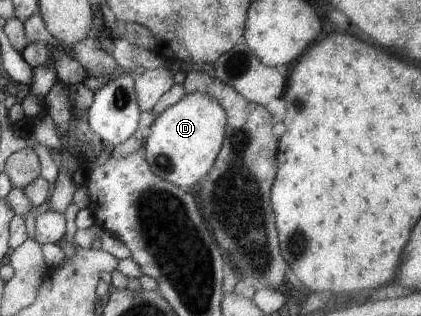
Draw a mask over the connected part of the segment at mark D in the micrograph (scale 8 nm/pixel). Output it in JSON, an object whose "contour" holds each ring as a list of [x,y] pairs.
{"contour":[[[189,92],[156,115],[140,153],[159,179],[180,188],[191,187],[211,169],[223,141],[225,124],[226,113],[218,101],[206,93]]]}

